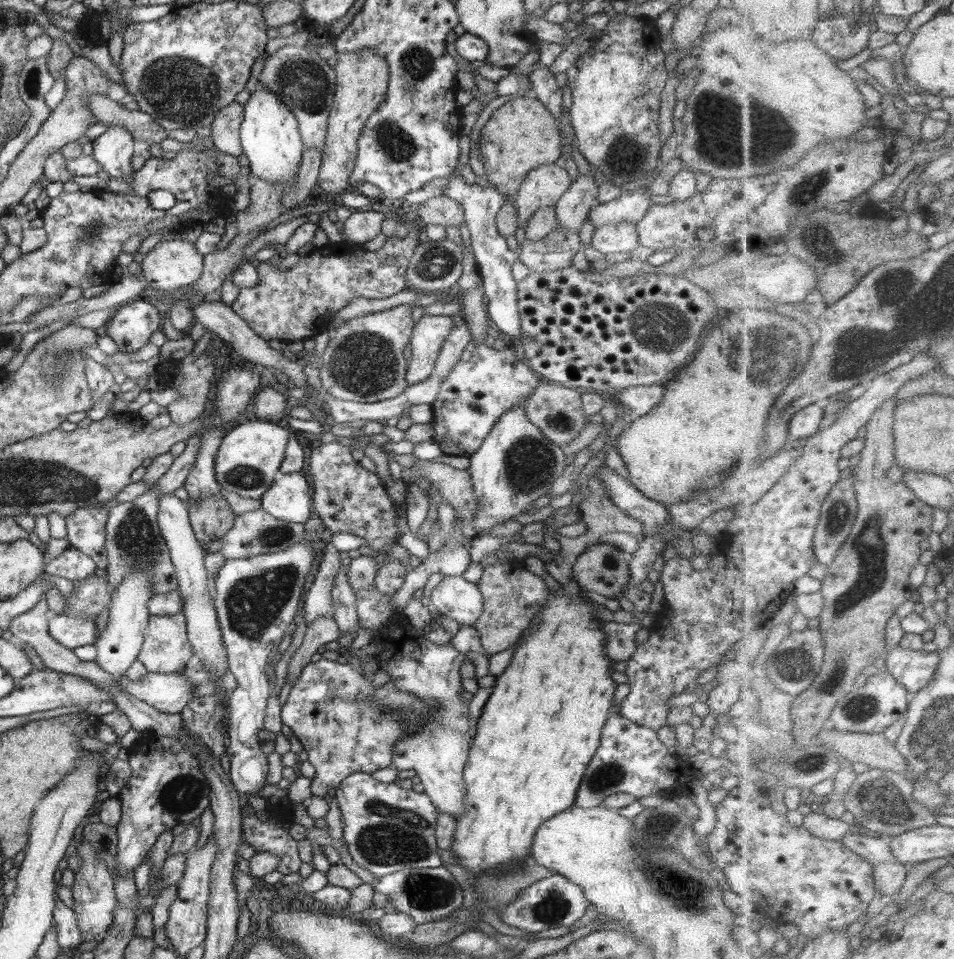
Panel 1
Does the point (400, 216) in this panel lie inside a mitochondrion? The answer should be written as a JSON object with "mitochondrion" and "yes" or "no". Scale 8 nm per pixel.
{"mitochondrion":"no"}

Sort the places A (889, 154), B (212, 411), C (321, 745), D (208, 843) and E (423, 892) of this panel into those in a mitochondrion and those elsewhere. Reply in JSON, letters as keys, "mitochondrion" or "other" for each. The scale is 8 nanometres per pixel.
{"A":"other","B":"other","C":"other","D":"other","E":"mitochondrion"}

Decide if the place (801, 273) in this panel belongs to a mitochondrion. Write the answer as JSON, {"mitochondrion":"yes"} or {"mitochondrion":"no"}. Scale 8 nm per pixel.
{"mitochondrion":"no"}

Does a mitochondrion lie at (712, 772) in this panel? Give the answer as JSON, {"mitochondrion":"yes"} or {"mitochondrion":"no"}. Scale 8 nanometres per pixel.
{"mitochondrion":"no"}

